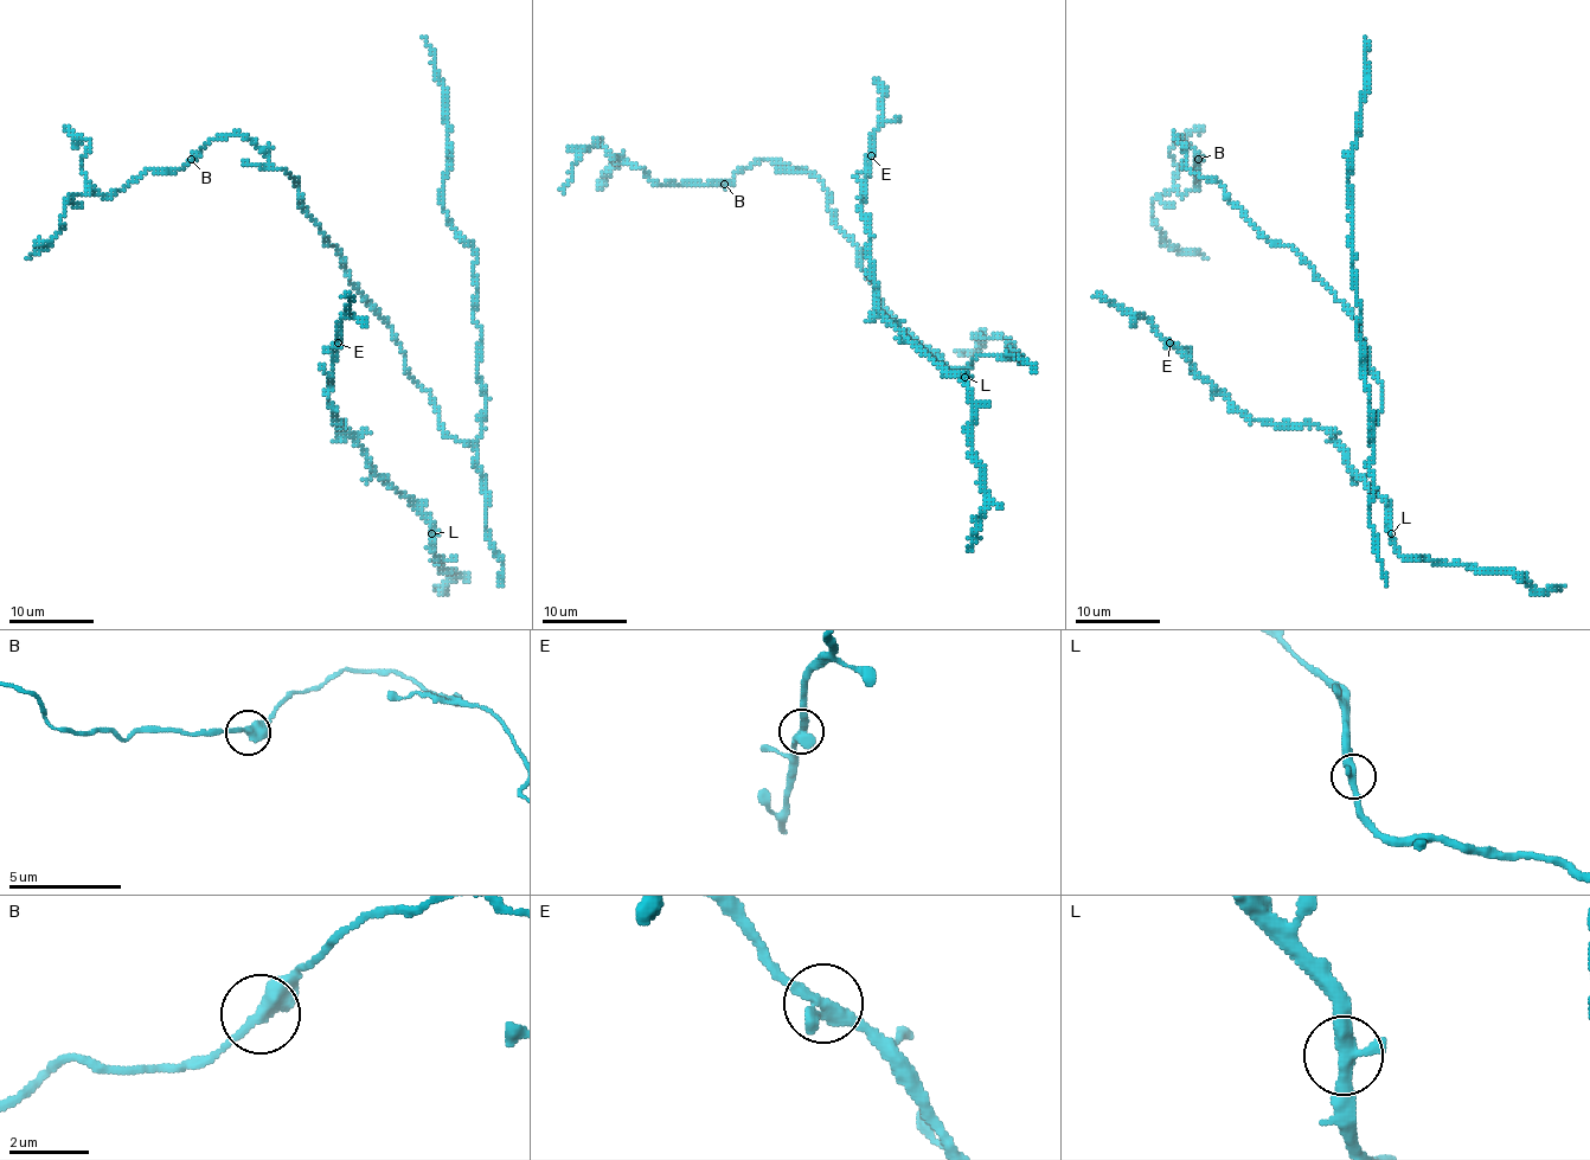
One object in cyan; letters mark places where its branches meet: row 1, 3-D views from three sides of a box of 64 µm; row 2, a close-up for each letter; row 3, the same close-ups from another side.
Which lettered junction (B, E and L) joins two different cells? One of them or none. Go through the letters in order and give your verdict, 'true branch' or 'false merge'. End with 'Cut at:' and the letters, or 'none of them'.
B: true branch
E: true branch
L: true branch
Cut at: none of them

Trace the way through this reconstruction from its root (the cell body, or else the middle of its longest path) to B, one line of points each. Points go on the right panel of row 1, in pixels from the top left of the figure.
B: (1371, 366), (1360, 321), (1292, 247), (1268, 241), (1219, 183), (1187, 168), (1174, 134), (1198, 159)

